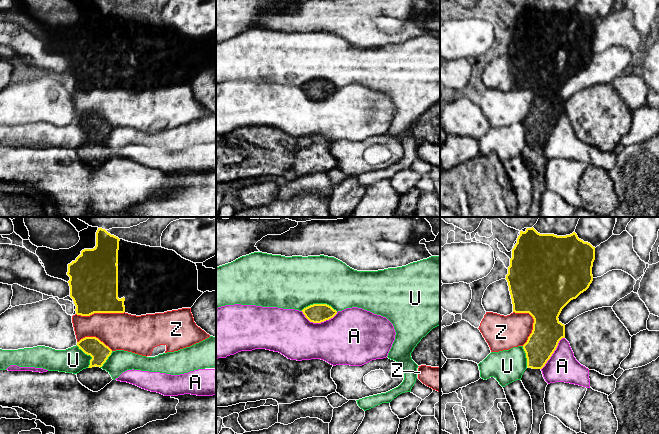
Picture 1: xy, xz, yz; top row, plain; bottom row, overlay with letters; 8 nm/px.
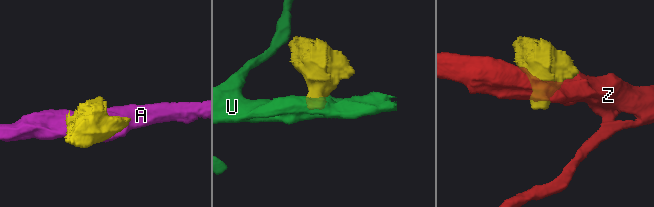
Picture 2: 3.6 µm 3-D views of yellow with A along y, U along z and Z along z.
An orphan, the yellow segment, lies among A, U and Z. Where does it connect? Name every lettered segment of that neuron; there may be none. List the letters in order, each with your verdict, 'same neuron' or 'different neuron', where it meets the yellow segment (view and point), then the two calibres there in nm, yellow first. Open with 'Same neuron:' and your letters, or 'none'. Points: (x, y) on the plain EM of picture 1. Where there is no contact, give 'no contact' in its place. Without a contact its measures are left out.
Same neuron: none
A: different neuron | xz (319, 98) | 160/400 nm
U: different neuron | xz (319, 80) | 160/420 nm
Z: different neuron | xy (100, 88) | 380/300 nm

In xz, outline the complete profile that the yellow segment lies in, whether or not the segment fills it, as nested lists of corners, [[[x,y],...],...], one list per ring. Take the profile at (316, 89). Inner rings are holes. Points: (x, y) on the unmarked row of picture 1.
[[[313,80],[304,84],[302,88],[313,99],[324,98],[337,90],[337,87],[327,80]]]

